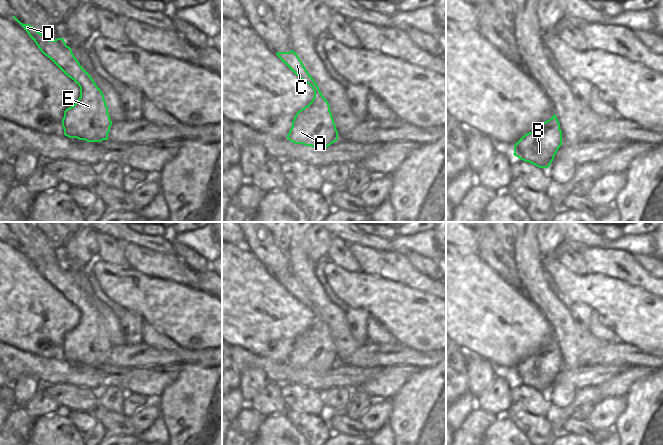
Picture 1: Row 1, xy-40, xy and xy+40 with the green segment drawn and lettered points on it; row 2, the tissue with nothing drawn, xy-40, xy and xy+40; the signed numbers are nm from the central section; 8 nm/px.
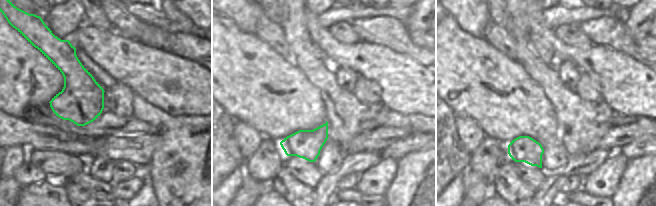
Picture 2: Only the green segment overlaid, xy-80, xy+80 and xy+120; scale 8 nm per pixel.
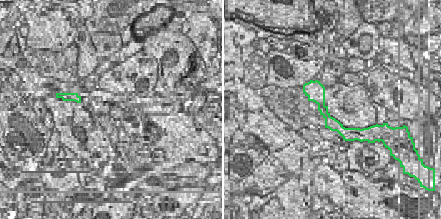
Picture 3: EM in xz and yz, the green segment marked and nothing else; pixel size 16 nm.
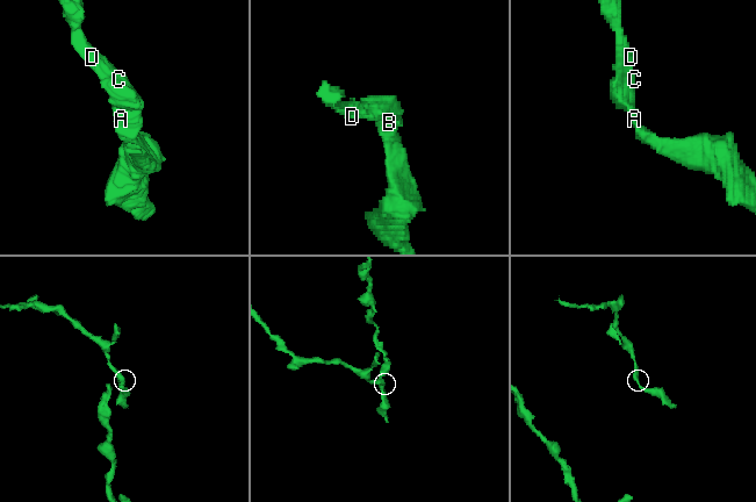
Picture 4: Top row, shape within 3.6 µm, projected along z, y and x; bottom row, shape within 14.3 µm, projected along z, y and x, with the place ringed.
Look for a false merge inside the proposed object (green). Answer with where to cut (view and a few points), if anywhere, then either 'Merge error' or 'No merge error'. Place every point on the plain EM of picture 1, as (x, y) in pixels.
No split. No merge error

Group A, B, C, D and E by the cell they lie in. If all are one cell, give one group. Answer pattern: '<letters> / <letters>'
A B C D E

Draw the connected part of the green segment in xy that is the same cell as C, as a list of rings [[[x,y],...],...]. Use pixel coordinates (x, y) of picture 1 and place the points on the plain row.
[[[293,274],[277,276],[276,279],[314,315],[312,325],[296,337],[286,362],[295,368],[303,368],[313,372],[327,372],[338,364],[338,355],[328,325],[322,319],[318,309],[308,297],[296,276]]]

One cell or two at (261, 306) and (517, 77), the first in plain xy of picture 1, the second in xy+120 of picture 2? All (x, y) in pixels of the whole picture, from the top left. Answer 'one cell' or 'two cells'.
one cell

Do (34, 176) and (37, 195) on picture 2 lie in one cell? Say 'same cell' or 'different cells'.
different cells

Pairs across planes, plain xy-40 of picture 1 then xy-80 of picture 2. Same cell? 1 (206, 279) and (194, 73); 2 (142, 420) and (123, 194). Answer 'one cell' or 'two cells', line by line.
1: two cells
2: one cell

